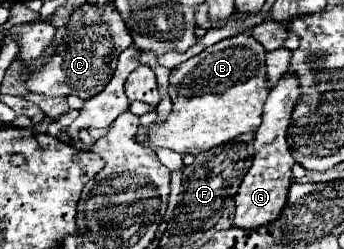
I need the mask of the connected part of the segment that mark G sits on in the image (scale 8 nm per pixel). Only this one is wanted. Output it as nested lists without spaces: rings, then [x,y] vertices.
[[[286,72],[268,94],[268,100],[264,104],[262,124],[254,134],[254,160],[238,188],[238,194],[234,196],[236,202],[234,226],[238,228],[250,230],[250,228],[264,226],[276,220],[284,206],[284,200],[288,196],[288,186],[292,182],[290,168],[294,164],[292,154],[288,152],[286,132],[288,132],[288,120],[292,118],[292,104],[296,100],[300,100],[300,80],[296,80],[292,72]]]

